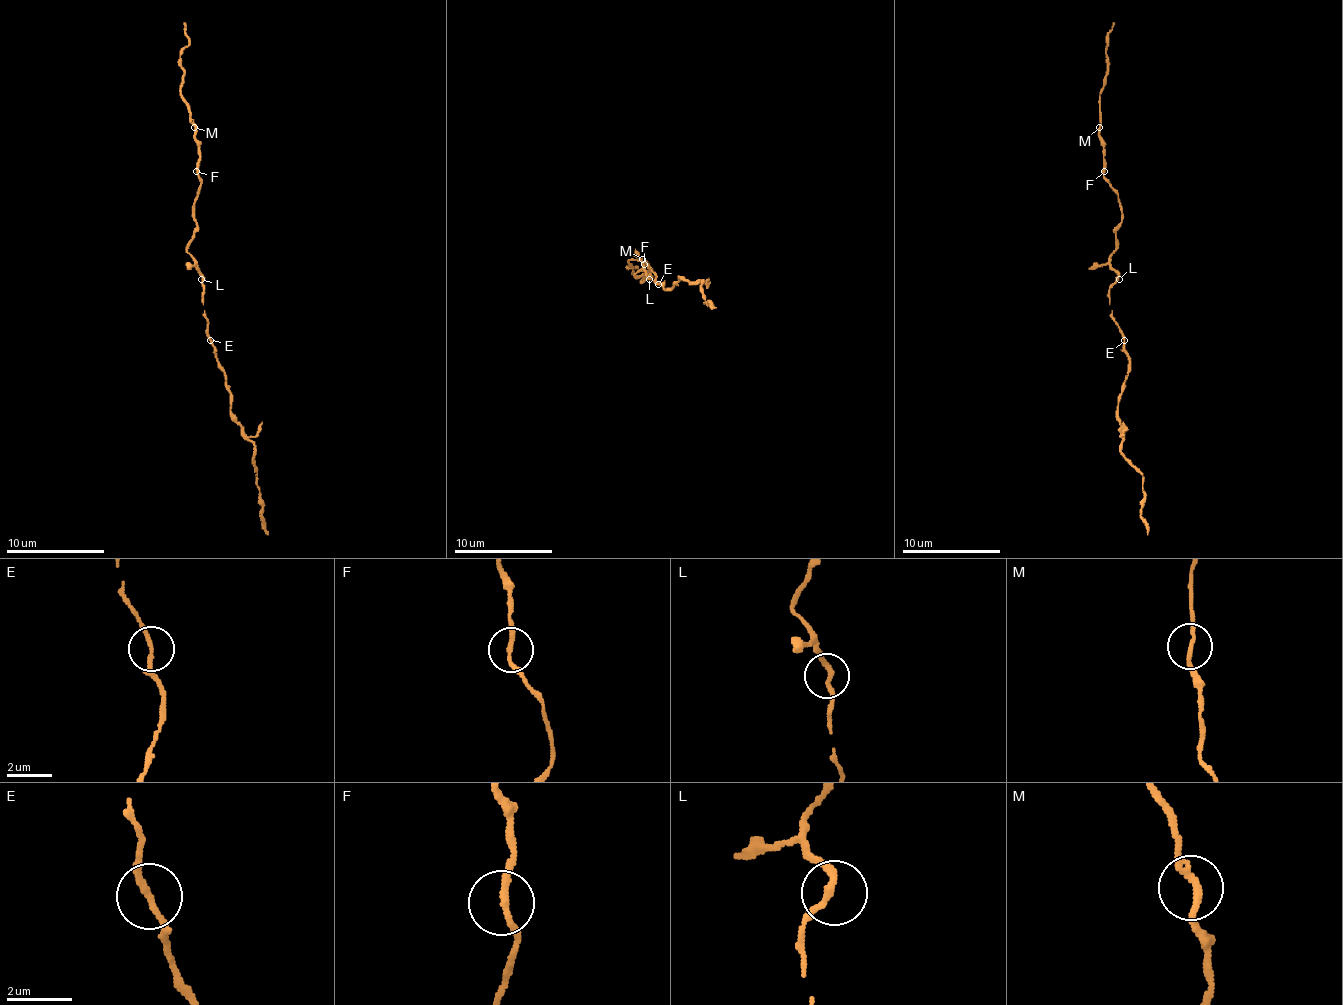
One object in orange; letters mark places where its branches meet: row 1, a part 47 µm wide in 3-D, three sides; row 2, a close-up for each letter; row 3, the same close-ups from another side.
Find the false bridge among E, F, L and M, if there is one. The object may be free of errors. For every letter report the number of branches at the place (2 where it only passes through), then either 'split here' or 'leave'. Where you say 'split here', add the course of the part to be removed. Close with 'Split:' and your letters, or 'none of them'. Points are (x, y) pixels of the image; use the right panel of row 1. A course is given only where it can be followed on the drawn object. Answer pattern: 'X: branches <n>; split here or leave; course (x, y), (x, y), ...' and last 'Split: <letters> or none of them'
E: branches 2; split here; course (1123, 340), (1128, 372), (1119, 416), (1121, 455), (1143, 478), (1141, 519), (1148, 534)
F: branches 2; leave
L: branches 2; leave
M: branches 2; leave
Split: E

